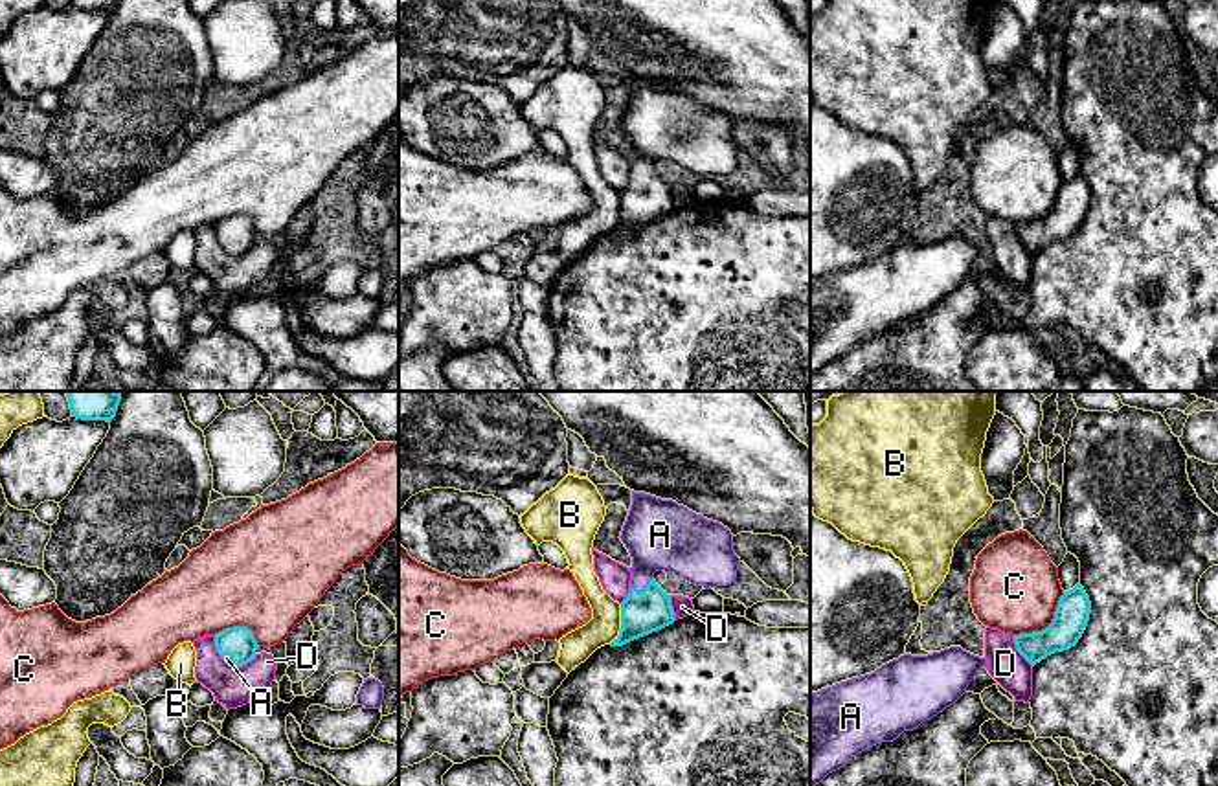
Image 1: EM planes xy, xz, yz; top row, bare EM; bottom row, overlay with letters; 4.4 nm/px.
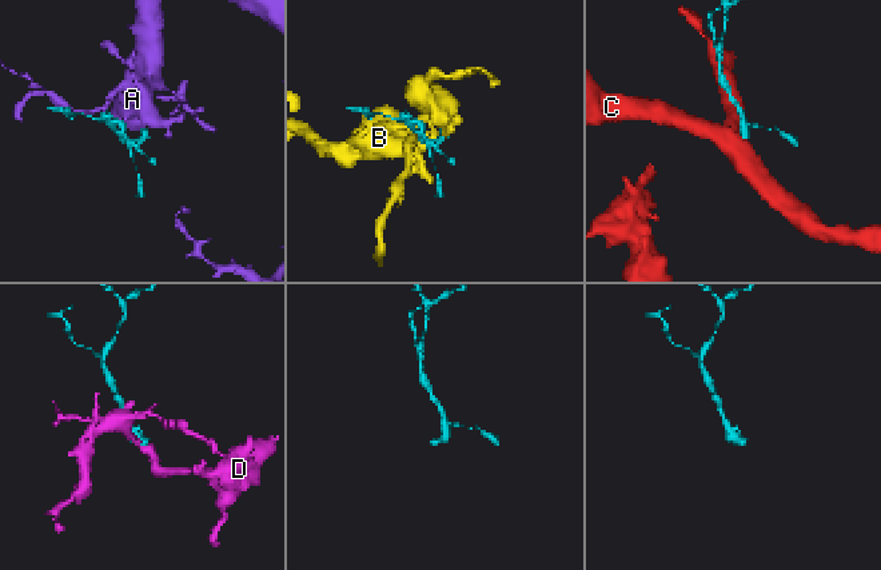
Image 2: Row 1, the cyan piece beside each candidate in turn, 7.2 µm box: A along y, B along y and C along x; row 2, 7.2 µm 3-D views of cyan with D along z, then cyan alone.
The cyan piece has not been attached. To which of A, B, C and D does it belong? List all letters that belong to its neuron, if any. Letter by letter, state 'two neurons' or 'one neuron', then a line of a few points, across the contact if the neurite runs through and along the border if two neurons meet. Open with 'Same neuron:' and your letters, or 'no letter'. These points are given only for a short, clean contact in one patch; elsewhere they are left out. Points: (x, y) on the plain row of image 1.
Same neuron: A
A: one neuron; line xz (643, 201), (643, 179), (643, 153), (660, 125)
B: two neurons
C: two neurons
D: two neurons; line yz (1013, 224), (1014, 235), (1033, 254)

